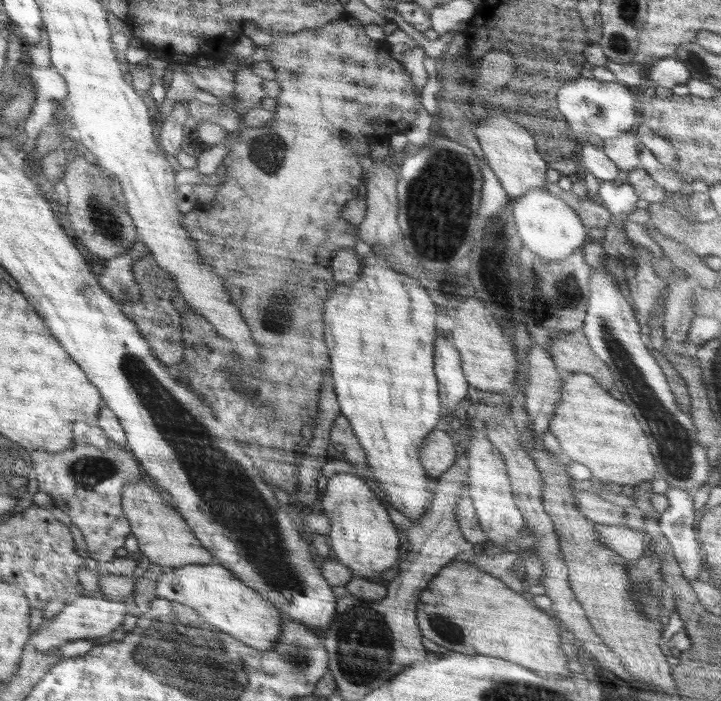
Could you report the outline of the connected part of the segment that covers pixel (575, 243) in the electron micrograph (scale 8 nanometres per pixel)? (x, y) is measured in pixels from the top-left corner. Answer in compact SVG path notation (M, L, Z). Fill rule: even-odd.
M530 189L510 201L512 218L523 246L539 256L543 263L558 262L585 244L588 230L574 208L566 205L562 199L542 189Z

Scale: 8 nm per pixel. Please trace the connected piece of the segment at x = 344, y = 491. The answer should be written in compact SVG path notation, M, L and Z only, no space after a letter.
M354 474L333 475L320 500L323 513L330 519L328 544L331 555L345 564L354 576L371 580L396 566L400 554L397 529L374 490L362 478Z

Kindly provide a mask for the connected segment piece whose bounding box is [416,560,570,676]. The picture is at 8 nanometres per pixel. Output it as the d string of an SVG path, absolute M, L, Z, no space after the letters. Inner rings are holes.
M449 561L428 581L417 603L416 618L421 633L448 651L494 656L539 673L568 676L566 664L570 658L560 650L559 620L539 610L528 595L516 593L470 561Z

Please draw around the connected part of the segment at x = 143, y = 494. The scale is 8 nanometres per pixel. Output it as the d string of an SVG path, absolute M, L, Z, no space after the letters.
M146 482L126 486L122 492L122 509L131 524L131 534L138 541L139 550L152 563L175 569L184 565L207 565L213 561L212 554L201 546L183 516L164 502L162 494L148 487Z

